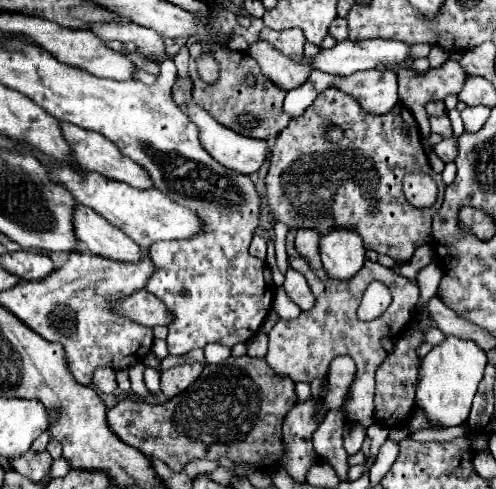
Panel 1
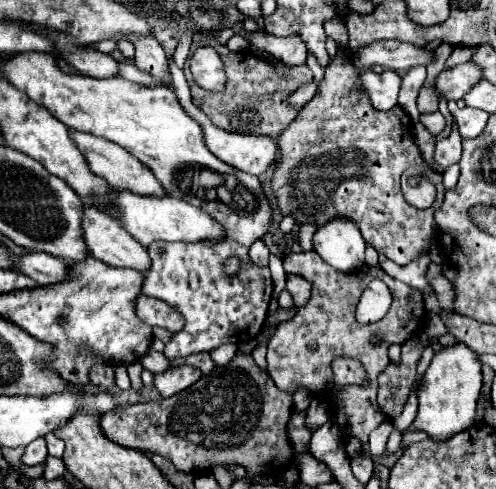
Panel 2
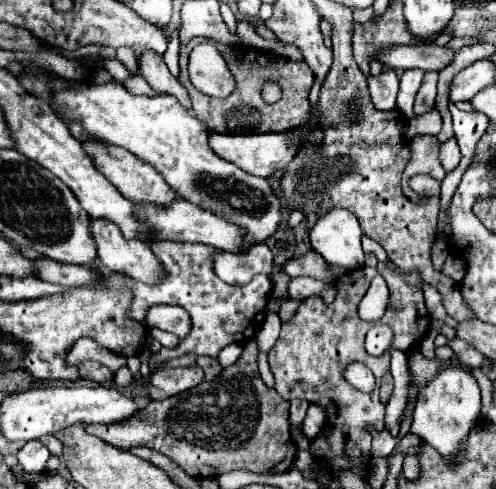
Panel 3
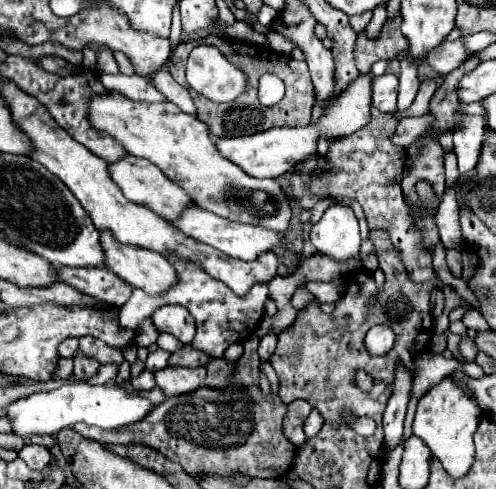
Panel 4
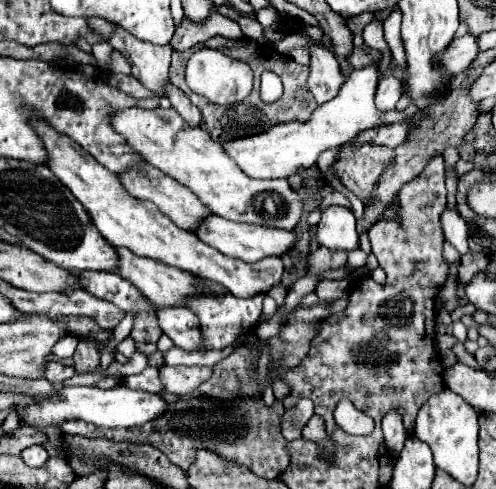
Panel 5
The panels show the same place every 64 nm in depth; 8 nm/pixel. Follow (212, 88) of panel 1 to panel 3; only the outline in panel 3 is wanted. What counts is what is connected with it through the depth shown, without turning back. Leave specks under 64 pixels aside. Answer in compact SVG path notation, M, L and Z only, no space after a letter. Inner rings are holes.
M194 38L188 42L188 46L182 48L180 52L180 82L186 86L192 108L196 116L214 132L222 134L266 134L266 132L286 132L292 130L308 120L310 112L310 102L308 102L308 92L314 84L314 74L308 68L306 62L292 62L284 60L280 56L272 56L268 52L260 52L248 46L220 46L220 54L224 56L230 72L234 74L236 80L236 90L226 96L226 98L212 98L202 92L198 92L190 78L188 78L188 54L192 48L200 42L212 42L206 38ZM272 60L272 62L270 62ZM272 80L282 88L282 98L276 104L264 104L262 100L262 86Z

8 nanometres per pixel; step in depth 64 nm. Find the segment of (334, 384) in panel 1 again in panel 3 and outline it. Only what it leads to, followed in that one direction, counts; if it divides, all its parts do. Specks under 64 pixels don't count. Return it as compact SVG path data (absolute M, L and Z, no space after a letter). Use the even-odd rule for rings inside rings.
M360 362L348 364L348 366L342 370L342 376L344 376L354 388L358 388L358 390L362 390L362 392L372 392L372 390L374 390L374 376L372 376L372 372L370 372L364 364L360 364Z

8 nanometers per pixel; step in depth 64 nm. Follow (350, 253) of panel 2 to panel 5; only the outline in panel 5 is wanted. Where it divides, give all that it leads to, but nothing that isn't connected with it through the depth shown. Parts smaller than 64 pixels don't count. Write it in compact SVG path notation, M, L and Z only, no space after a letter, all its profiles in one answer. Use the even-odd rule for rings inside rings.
M330 206L322 212L316 226L316 242L330 252L352 252L360 246L356 232L356 218L352 210L344 206Z

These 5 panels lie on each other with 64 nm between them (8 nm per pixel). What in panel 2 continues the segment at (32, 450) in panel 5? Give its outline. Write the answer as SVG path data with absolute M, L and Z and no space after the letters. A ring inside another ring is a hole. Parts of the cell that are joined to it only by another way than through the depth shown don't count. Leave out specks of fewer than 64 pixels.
M38 438L36 442L28 444L28 448L26 448L26 452L24 452L22 460L24 460L26 464L38 464L38 462L44 462L44 460L46 460L46 456L48 456L46 440L44 440L44 438Z

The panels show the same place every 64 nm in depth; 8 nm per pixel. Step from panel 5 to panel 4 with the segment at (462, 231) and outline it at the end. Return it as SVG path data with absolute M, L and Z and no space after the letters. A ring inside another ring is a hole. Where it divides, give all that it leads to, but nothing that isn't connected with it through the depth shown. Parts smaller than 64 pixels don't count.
M458 182L452 188L444 190L444 196L442 196L438 212L436 212L436 226L438 226L440 240L444 246L462 250L462 244L460 244L462 236L460 236L460 224L458 224L458 212L456 212L456 208L458 208L456 186L458 186Z

